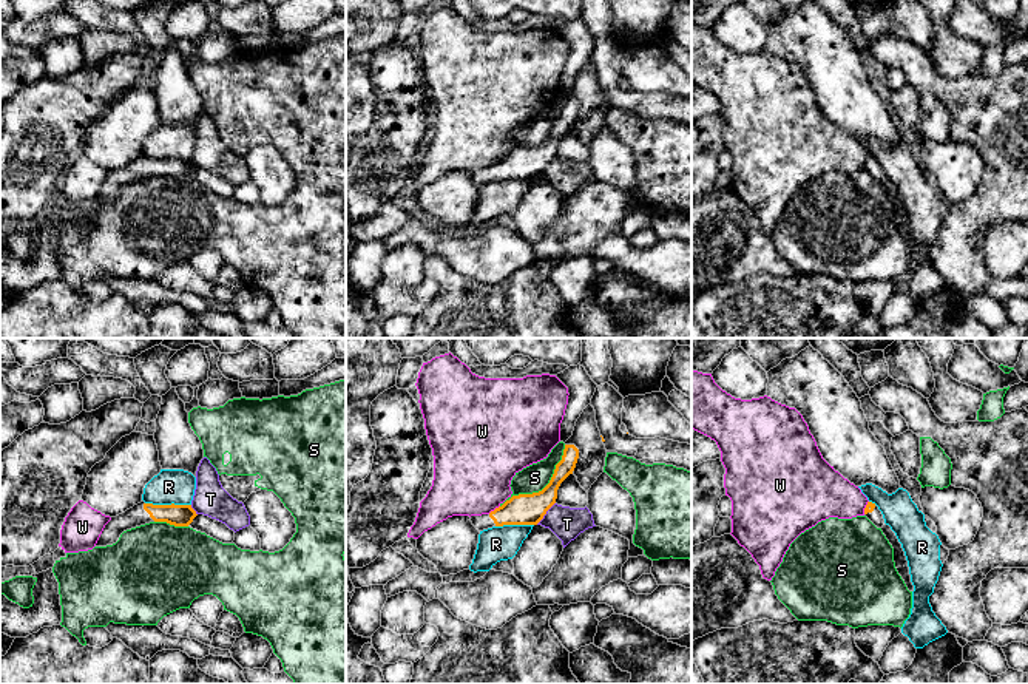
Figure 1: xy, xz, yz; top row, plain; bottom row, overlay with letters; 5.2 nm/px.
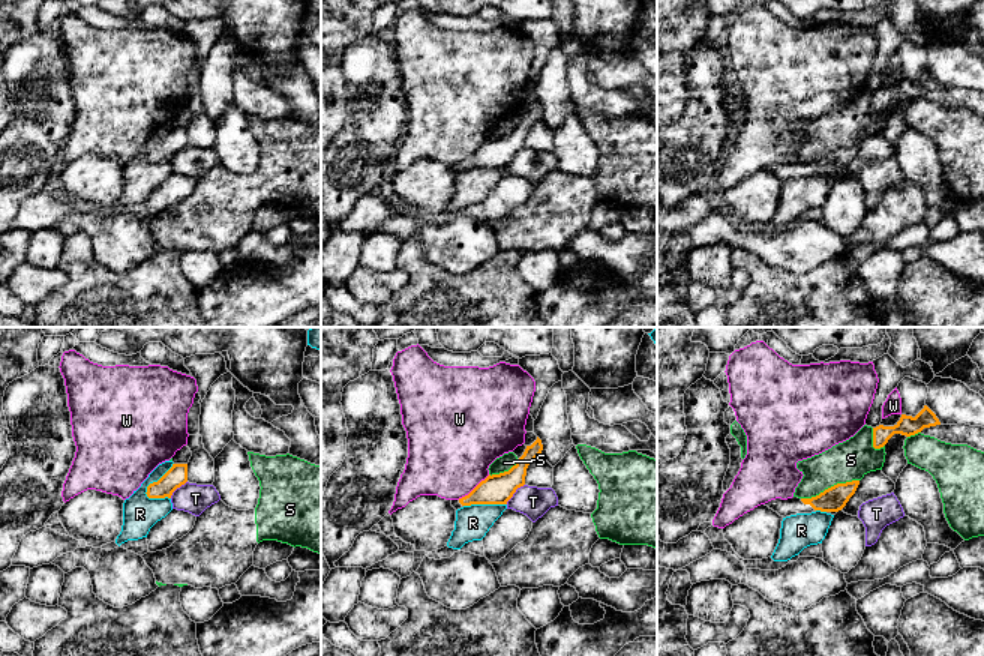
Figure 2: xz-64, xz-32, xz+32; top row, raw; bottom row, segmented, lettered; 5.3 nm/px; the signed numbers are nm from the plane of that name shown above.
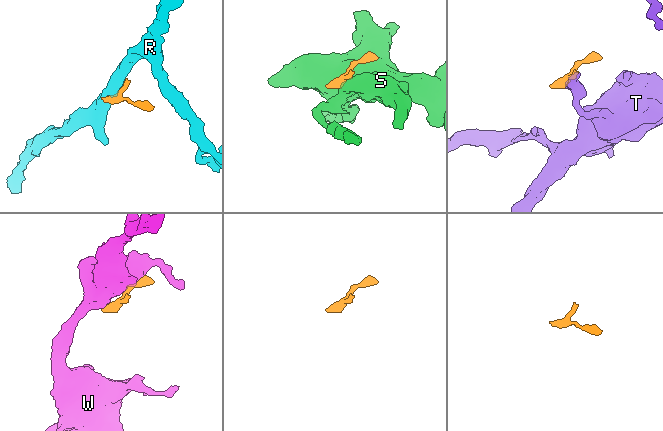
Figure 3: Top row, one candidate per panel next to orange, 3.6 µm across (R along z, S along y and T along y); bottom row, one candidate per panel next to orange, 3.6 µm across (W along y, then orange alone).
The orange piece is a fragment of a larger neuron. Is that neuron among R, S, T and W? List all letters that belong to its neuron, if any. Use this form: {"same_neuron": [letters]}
{"same_neuron": []}

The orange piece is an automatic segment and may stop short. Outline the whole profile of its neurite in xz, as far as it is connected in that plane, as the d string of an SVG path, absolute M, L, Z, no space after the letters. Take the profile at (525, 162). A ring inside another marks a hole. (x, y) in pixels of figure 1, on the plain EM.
M565 99L562 114L556 119L550 137L542 145L512 150L489 168L471 170L472 179L478 185L503 179L537 179L556 157L557 144L573 128L577 113L579 103L574 99Z

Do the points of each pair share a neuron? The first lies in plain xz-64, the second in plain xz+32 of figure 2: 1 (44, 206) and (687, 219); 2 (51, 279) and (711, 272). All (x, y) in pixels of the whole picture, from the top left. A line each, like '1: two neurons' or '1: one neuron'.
1: one neuron
2: two neurons

